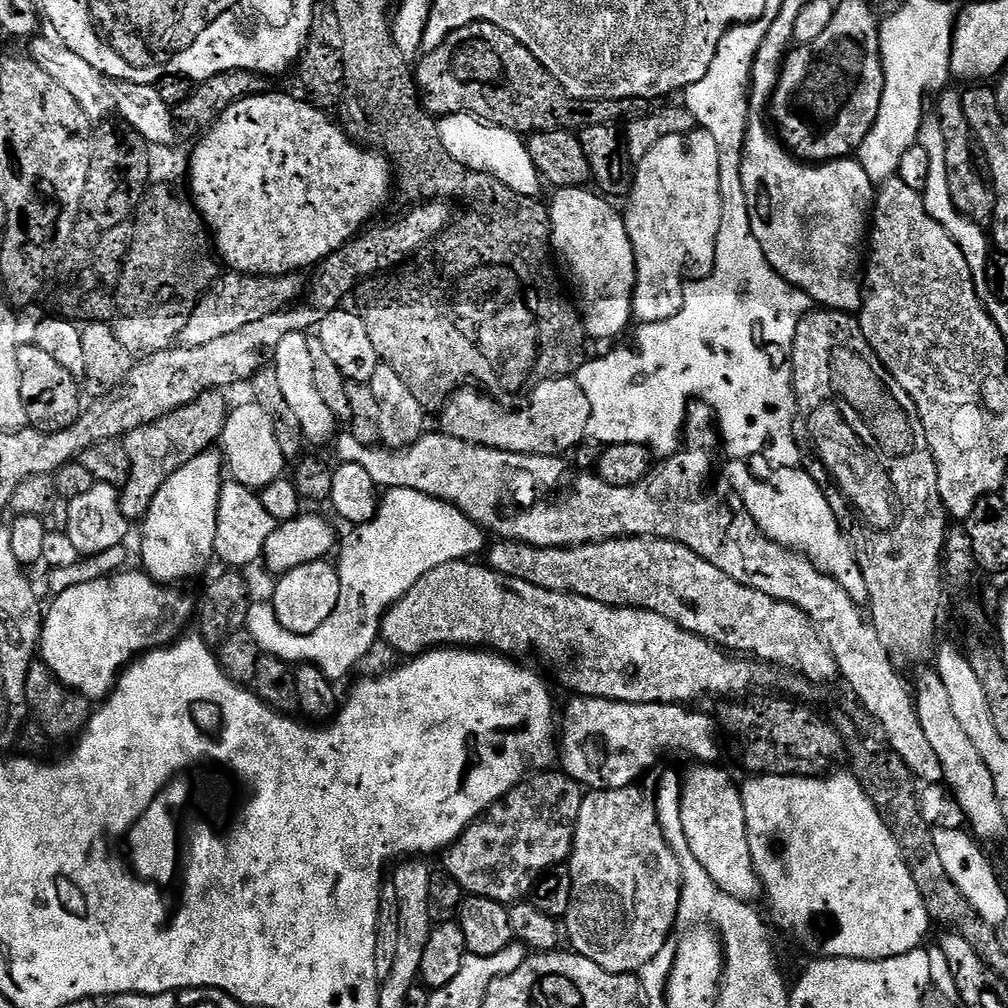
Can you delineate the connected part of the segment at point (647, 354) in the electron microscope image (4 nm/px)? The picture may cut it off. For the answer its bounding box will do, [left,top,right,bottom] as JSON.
[574,19,814,469]

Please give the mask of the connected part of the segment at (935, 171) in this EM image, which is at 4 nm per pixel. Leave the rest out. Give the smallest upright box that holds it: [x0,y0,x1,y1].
[918,115,990,298]

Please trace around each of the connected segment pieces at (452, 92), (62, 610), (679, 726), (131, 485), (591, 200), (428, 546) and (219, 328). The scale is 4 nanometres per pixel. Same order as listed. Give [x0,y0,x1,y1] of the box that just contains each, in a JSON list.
[[414,20,656,134],[38,570,194,702],[558,696,720,792],[118,390,230,522],[550,187,634,340],[246,488,485,682],[179,272,306,346]]

